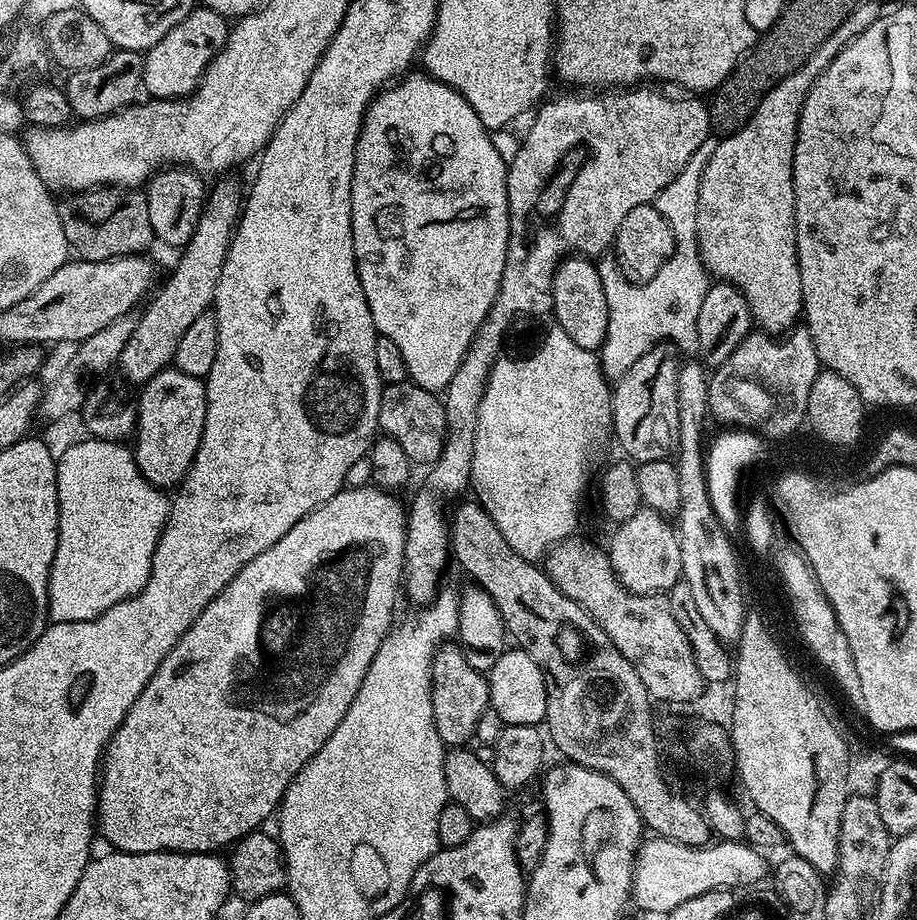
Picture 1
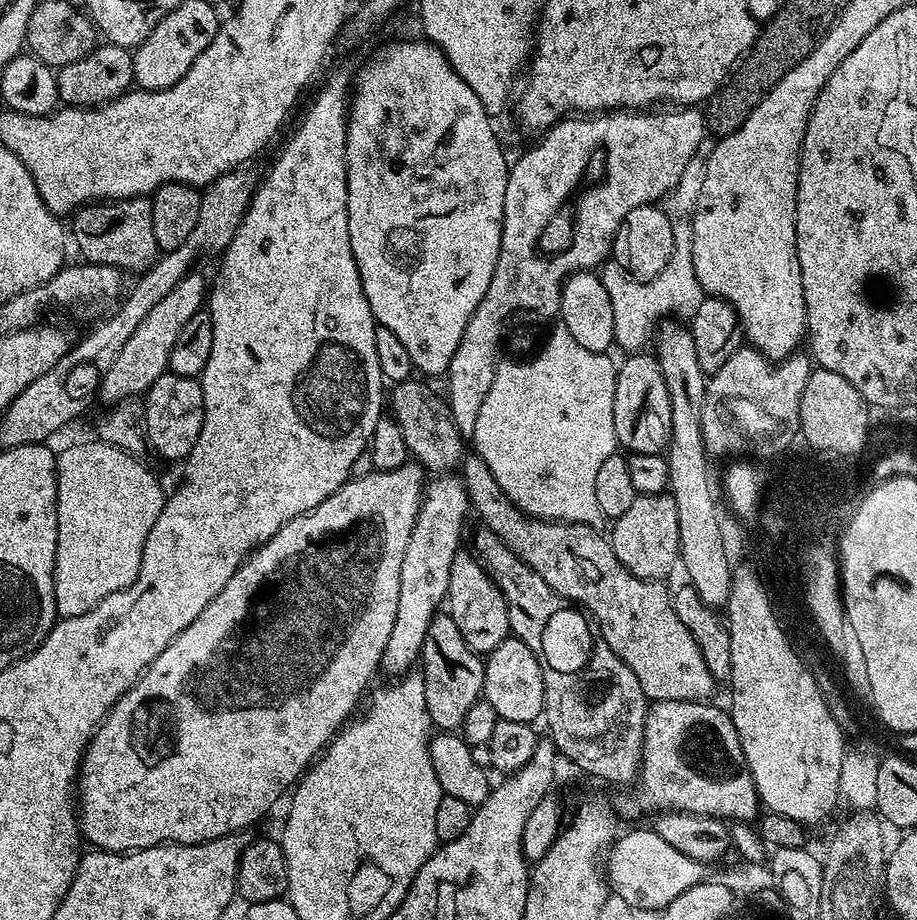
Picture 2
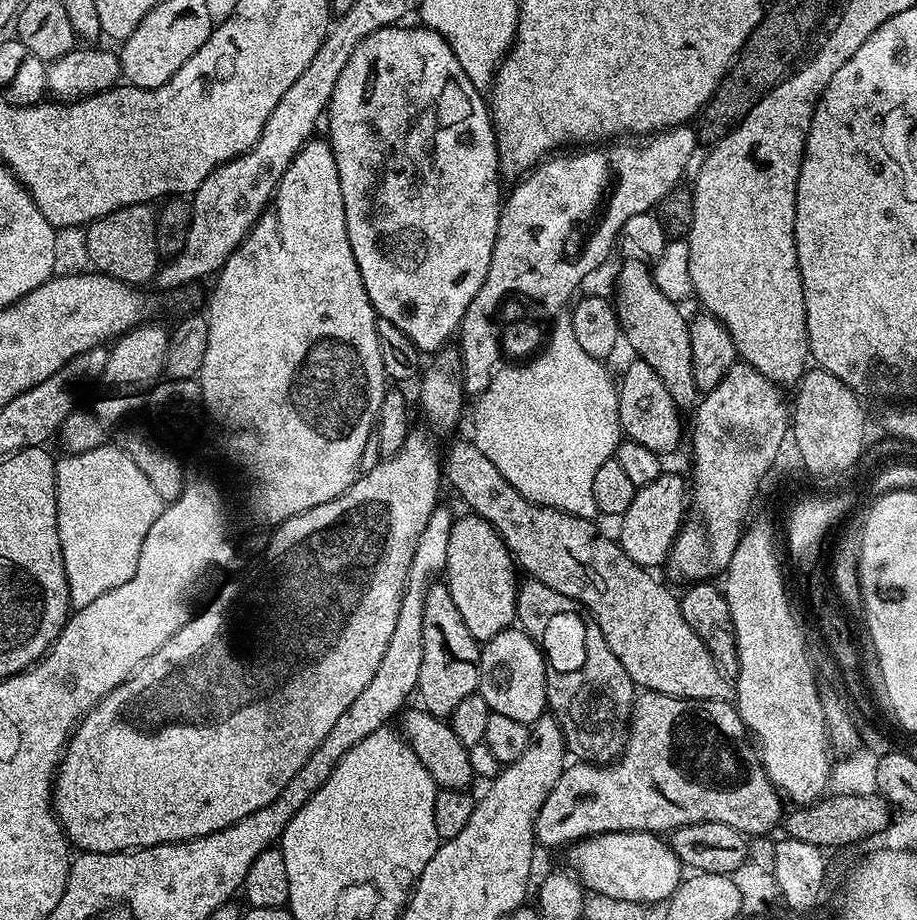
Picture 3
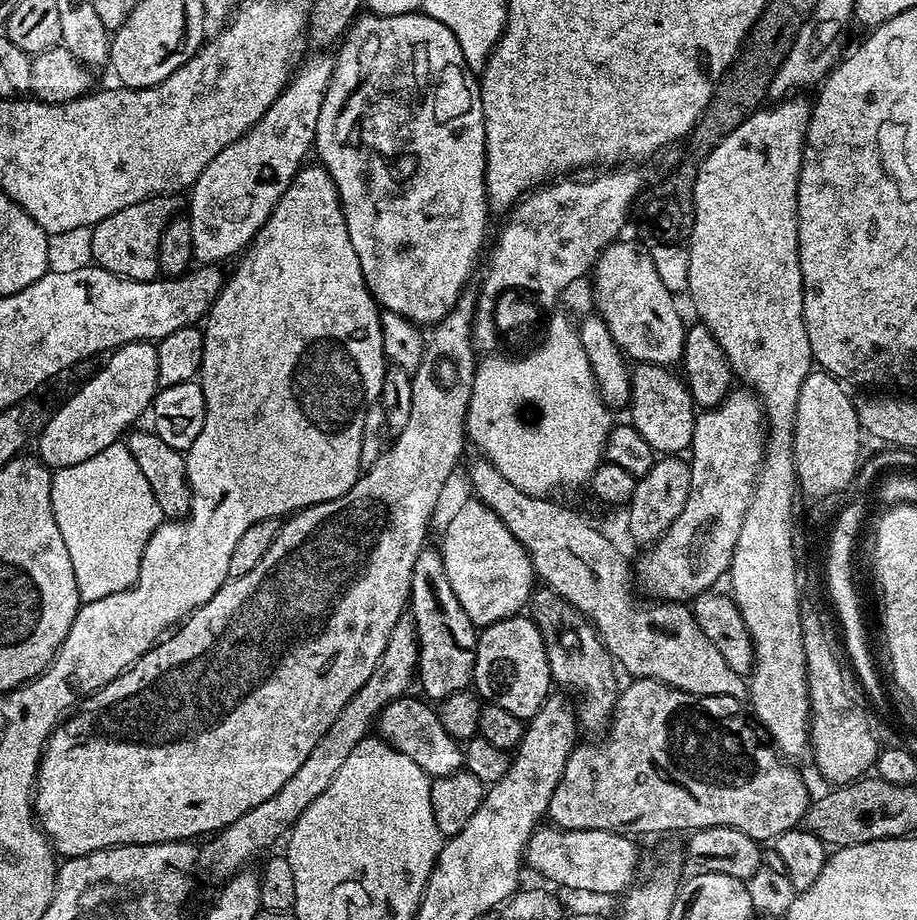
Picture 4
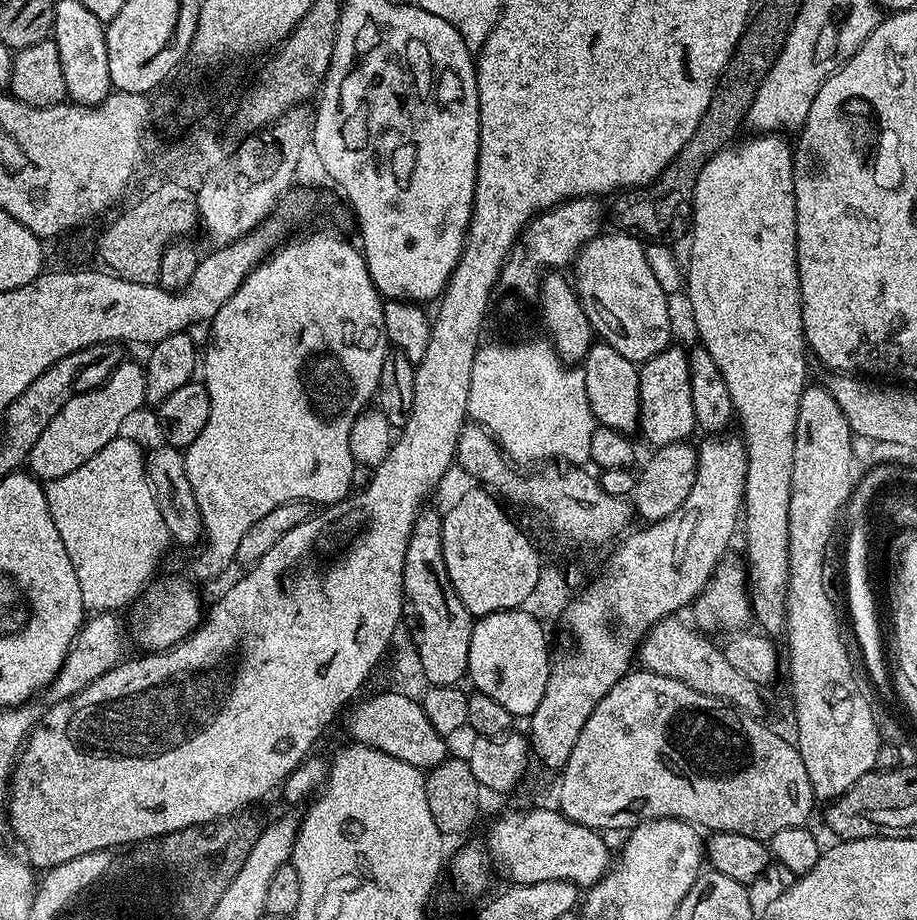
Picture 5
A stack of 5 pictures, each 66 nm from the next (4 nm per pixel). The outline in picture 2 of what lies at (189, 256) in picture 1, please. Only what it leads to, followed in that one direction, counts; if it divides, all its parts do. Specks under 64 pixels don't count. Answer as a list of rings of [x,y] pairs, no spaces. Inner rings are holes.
[[[196,270],[189,272],[182,282],[178,282],[178,286],[174,286],[174,290],[170,290],[170,294],[166,294],[166,298],[162,298],[162,302],[158,302],[158,306],[154,306],[154,310],[150,310],[150,314],[146,314],[146,318],[142,318],[110,370],[106,370],[101,379],[99,398],[115,402],[143,397],[149,386],[168,371],[170,354],[178,342],[178,334],[182,334],[186,322],[190,322],[190,318],[194,318],[194,314],[206,304],[206,280],[204,284],[198,273]]]

